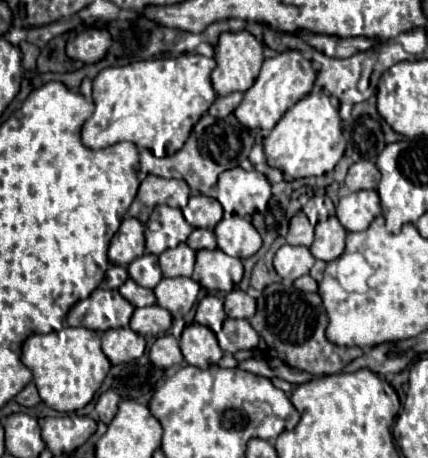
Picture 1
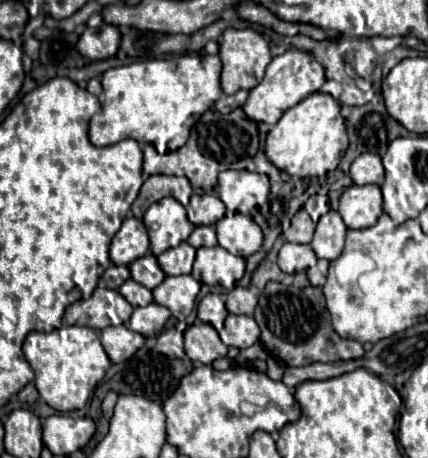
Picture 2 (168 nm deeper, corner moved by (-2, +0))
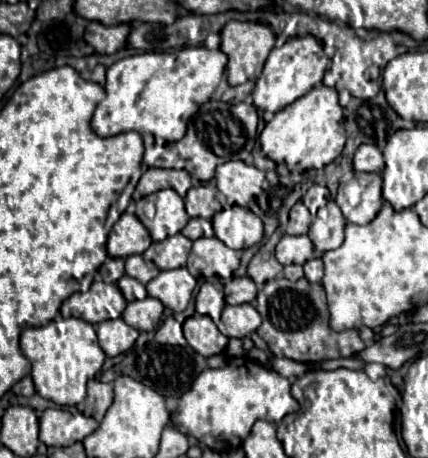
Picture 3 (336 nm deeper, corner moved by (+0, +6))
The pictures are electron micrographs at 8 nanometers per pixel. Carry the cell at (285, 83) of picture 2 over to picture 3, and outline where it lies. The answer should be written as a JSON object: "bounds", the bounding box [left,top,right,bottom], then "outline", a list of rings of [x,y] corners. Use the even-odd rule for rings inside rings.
{"bounds":[252,35,328,113],"outline":[[[298,35],[288,39],[282,47],[274,47],[266,59],[264,71],[256,81],[256,89],[252,93],[254,105],[262,111],[276,113],[286,105],[294,103],[302,95],[306,95],[314,85],[322,83],[322,77],[328,69],[328,55],[322,49],[322,43],[314,35]]]}

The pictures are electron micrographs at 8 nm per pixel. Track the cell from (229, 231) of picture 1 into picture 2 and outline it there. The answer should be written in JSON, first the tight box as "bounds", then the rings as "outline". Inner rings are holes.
{"bounds":[216,215,262,257],"outline":[[[224,215],[216,223],[218,245],[232,255],[250,257],[262,247],[262,229],[248,215]]]}

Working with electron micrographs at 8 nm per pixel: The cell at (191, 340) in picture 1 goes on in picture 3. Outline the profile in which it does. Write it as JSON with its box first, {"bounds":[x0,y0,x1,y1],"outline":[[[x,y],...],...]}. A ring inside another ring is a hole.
{"bounds":[184,313,228,357],"outline":[[[198,313],[184,321],[184,337],[192,349],[200,355],[210,357],[226,349],[228,337],[224,337],[210,317],[200,317]]]}

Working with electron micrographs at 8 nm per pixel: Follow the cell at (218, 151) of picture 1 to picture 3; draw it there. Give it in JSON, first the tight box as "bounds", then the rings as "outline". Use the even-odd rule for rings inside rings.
{"bounds":[144,99,258,183],"outline":[[[210,99],[206,101],[198,113],[188,123],[188,133],[174,143],[156,145],[152,135],[144,135],[144,165],[146,167],[170,167],[170,169],[184,169],[198,181],[206,183],[214,177],[214,169],[230,159],[242,159],[246,161],[254,149],[256,143],[256,125],[258,115],[256,107],[250,103],[240,103],[236,107]]]}

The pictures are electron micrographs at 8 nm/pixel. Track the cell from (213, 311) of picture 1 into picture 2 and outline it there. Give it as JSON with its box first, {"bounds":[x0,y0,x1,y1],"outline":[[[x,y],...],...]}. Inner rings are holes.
{"bounds":[197,293,228,329],"outline":[[[208,293],[197,304],[197,318],[212,325],[214,329],[222,329],[226,317],[228,317],[228,309],[226,309],[224,297],[220,294]]]}

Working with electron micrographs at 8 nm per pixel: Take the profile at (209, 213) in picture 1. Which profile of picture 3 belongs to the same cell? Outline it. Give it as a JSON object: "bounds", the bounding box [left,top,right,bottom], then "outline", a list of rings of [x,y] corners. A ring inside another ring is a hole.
{"bounds":[186,185,222,219],"outline":[[[200,185],[188,189],[186,195],[186,211],[190,217],[202,217],[202,219],[212,219],[212,215],[222,207],[220,203],[220,193],[214,185]]]}

